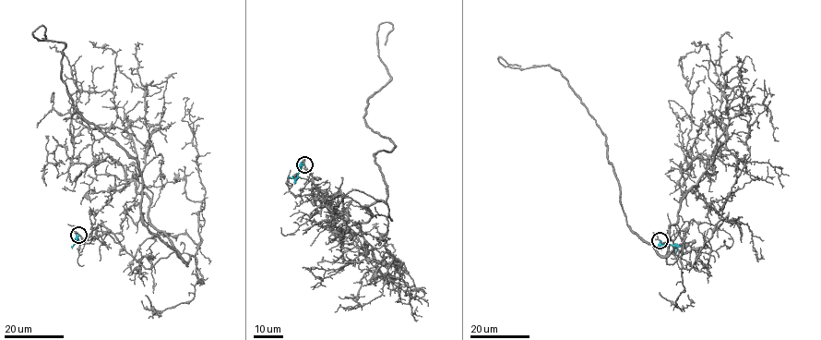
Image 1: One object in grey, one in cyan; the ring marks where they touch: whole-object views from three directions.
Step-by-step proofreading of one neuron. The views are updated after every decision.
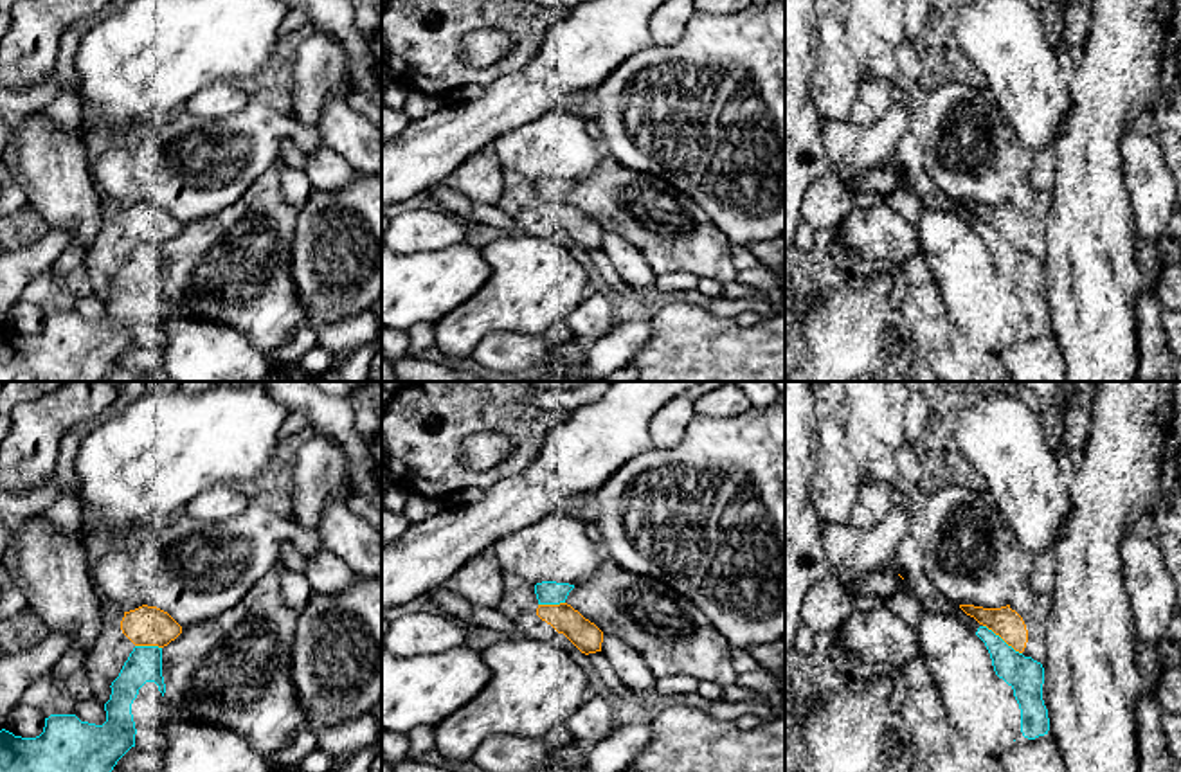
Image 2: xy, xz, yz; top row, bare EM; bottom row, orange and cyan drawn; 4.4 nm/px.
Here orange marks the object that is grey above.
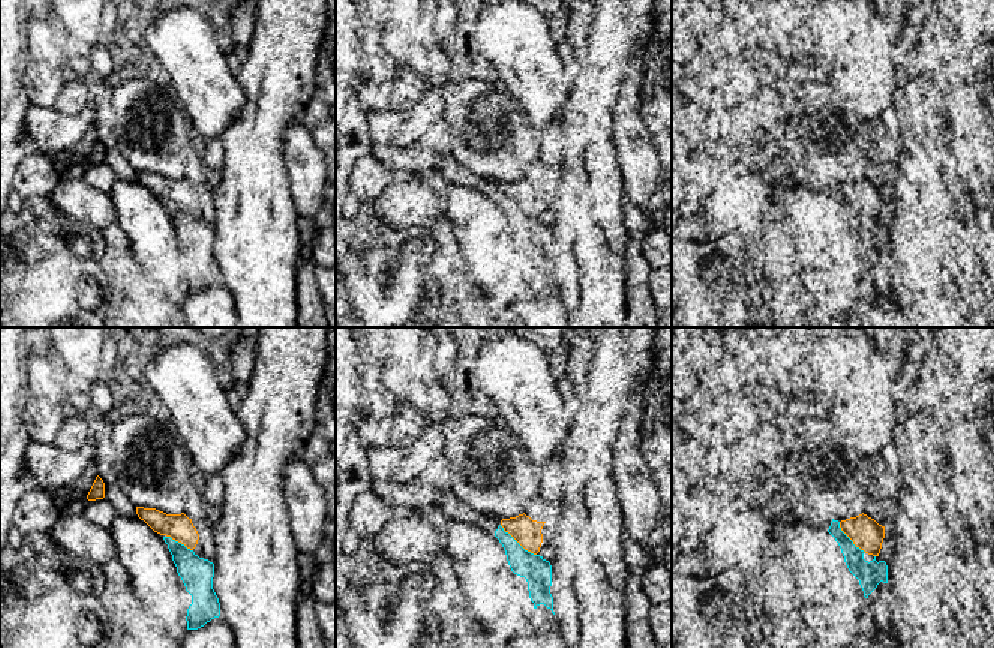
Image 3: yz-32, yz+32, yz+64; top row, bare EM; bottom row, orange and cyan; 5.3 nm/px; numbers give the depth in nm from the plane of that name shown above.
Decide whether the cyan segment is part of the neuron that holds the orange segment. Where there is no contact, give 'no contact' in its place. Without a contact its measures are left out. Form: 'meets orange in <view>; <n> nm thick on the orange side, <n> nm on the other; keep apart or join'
meets orange in yz; 140 nm thick on the orange side, 160 nm on the other; keep apart

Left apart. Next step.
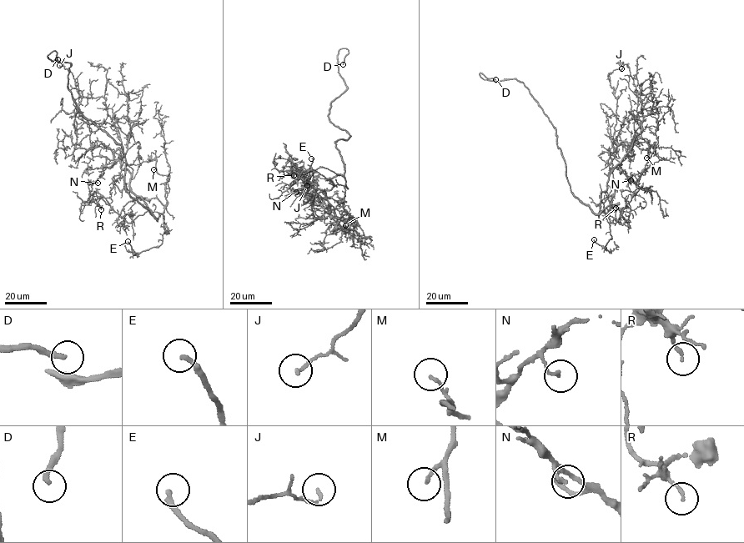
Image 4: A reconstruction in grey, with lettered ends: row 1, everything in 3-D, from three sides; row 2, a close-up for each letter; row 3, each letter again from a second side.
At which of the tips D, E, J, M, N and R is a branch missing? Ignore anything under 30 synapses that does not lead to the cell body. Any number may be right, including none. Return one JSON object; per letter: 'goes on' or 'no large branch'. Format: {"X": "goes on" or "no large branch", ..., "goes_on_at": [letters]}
{"D": "goes on", "E": "goes on", "J": "no large branch", "M": "goes on", "N": "no large branch", "R": "no large branch", "goes_on_at": ["D", "E", "M"]}

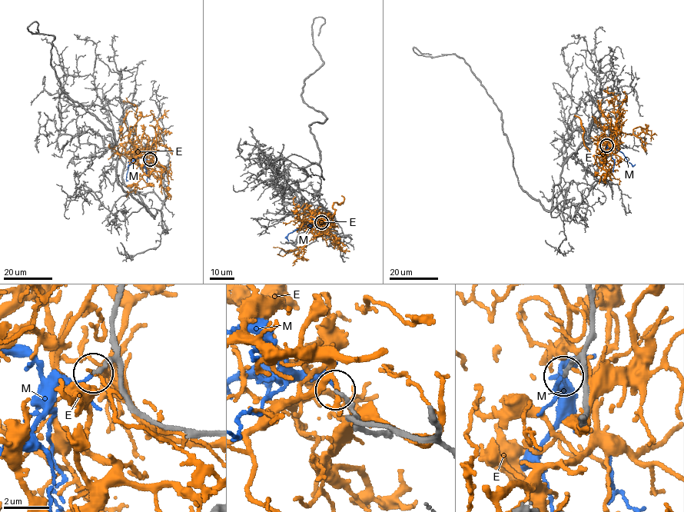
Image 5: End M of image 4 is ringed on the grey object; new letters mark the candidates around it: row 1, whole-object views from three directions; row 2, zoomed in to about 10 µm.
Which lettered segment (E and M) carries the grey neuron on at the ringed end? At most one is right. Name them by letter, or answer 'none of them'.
M

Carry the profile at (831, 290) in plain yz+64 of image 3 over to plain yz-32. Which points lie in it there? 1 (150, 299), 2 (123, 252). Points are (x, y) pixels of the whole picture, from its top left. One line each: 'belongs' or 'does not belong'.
1: does not belong
2: does not belong

